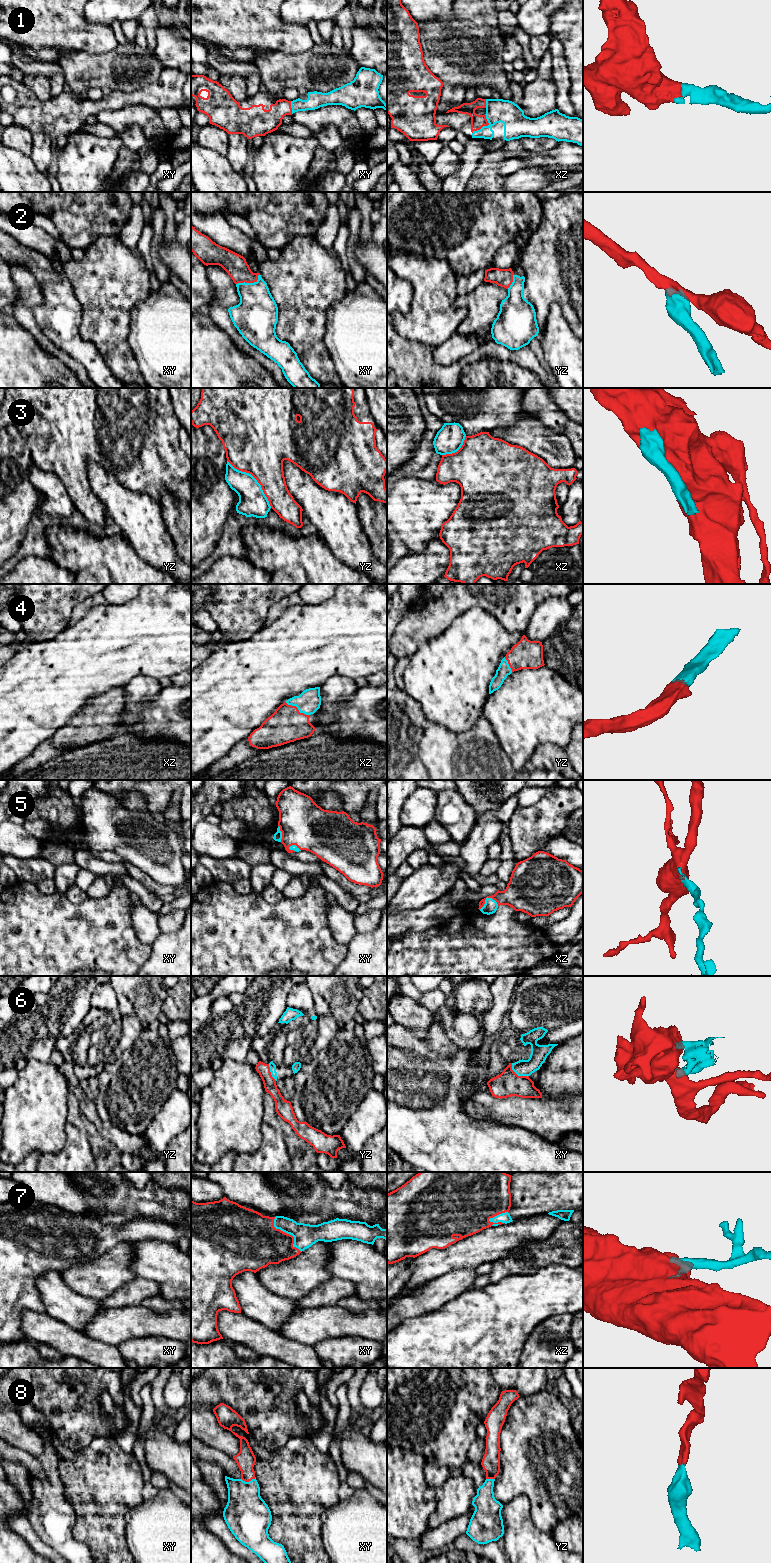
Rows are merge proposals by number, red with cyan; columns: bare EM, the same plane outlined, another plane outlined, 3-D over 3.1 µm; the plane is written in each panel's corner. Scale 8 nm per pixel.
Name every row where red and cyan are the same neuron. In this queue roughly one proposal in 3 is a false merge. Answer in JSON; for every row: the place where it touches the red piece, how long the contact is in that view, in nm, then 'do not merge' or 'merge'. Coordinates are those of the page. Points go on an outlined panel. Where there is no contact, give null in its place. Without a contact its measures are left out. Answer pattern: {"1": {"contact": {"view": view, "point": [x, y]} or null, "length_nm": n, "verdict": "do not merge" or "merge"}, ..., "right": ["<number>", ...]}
{"1": {"contact": {"view": "xz", "point": [485, 125]}, "length_nm": 190, "verdict": "merge"}, "2": {"contact": {"view": "xy", "point": [249, 282]}, "length_nm": 200, "verdict": "do not merge"}, "3": {"contact": {"view": "yz", "point": [255, 478]}, "length_nm": 500, "verdict": "do not merge"}, "4": {"contact": {"view": "xz", "point": [297, 709]}, "length_nm": 220, "verdict": "merge"}, "5": {"contact": {"view": "xz", "point": [486, 897]}, "length_nm": 170, "verdict": "merge"}, "6": {"contact": {"view": "xy", "point": [516, 1074]}, "length_nm": 180, "verdict": "do not merge"}, "7": {"contact": {"view": "xy", "point": [286, 1233]}, "length_nm": 360, "verdict": "merge"}, "8": {"contact": {"view": "xy", "point": [248, 1481]}, "length_nm": 120, "verdict": "merge"}, "right": ["1", "4", "5", "7", "8"]}

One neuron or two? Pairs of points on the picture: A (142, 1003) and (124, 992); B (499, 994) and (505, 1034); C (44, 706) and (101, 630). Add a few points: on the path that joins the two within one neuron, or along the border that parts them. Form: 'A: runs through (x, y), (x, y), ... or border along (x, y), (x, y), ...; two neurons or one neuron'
A: runs through (138, 999), (131, 992), (128, 992); one neuron
B: border along (501, 1027), (498, 1037); two neurons
C: runs through (54, 687), (92, 649); one neuron

